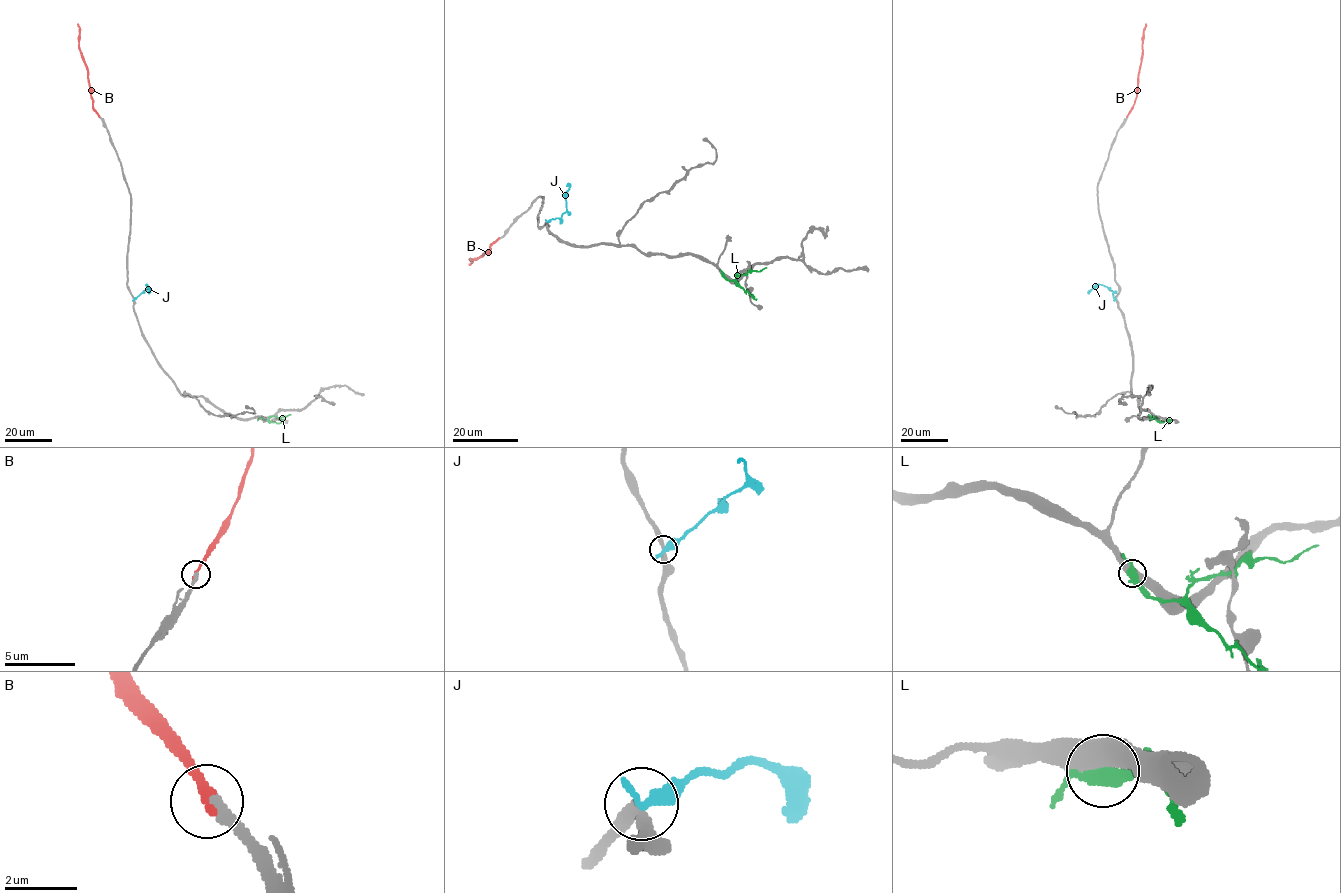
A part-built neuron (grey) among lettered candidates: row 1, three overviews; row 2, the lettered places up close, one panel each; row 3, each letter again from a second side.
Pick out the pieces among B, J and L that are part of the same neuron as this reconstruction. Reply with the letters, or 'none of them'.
B

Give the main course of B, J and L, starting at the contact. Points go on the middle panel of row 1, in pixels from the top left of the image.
B: (498, 238), (477, 259), (471, 259), (469, 265)
J: (547, 222), (560, 219), (566, 211), (568, 183)
L: (723, 274), (733, 280), (739, 275), (766, 267)

